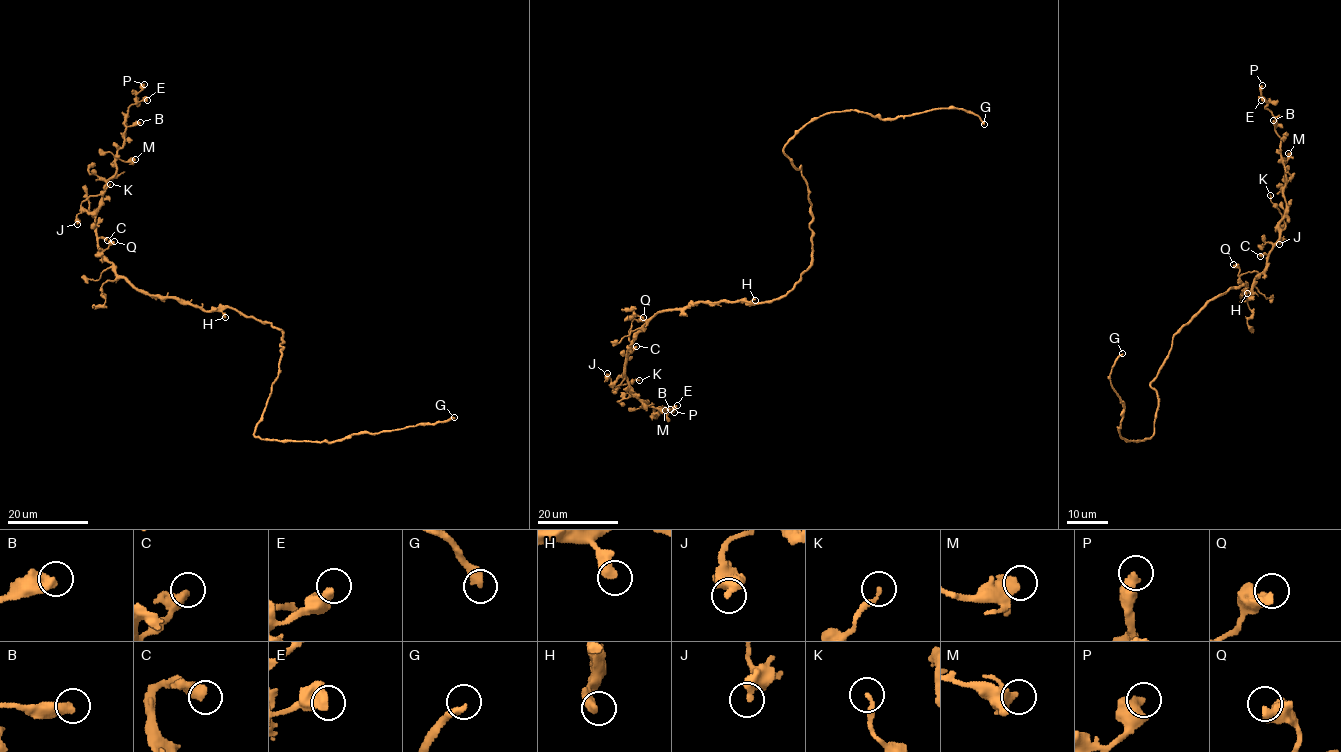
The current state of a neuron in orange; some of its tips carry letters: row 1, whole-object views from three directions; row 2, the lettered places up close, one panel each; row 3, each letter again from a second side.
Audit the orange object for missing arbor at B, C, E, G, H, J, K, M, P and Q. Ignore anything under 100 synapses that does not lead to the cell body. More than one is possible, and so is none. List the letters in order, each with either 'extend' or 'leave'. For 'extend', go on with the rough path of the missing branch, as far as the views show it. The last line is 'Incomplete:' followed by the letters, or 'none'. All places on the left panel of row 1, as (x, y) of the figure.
B: leave
C: leave
E: leave
G: extend
H: leave
J: leave
K: leave
M: leave
P: leave
Q: leave
Incomplete: G

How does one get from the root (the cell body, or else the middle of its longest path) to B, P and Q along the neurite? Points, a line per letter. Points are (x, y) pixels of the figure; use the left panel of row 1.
B: (268, 323), (229, 307), (202, 310), (138, 292), (100, 253), (95, 213), (116, 171), (124, 131), (140, 122)
P: (268, 323), (229, 307), (202, 310), (138, 292), (100, 253), (95, 213), (116, 171), (125, 115), (144, 84)
Q: (268, 323), (229, 307), (202, 310), (172, 297), (138, 292), (100, 255), (99, 249), (105, 249), (114, 241)

